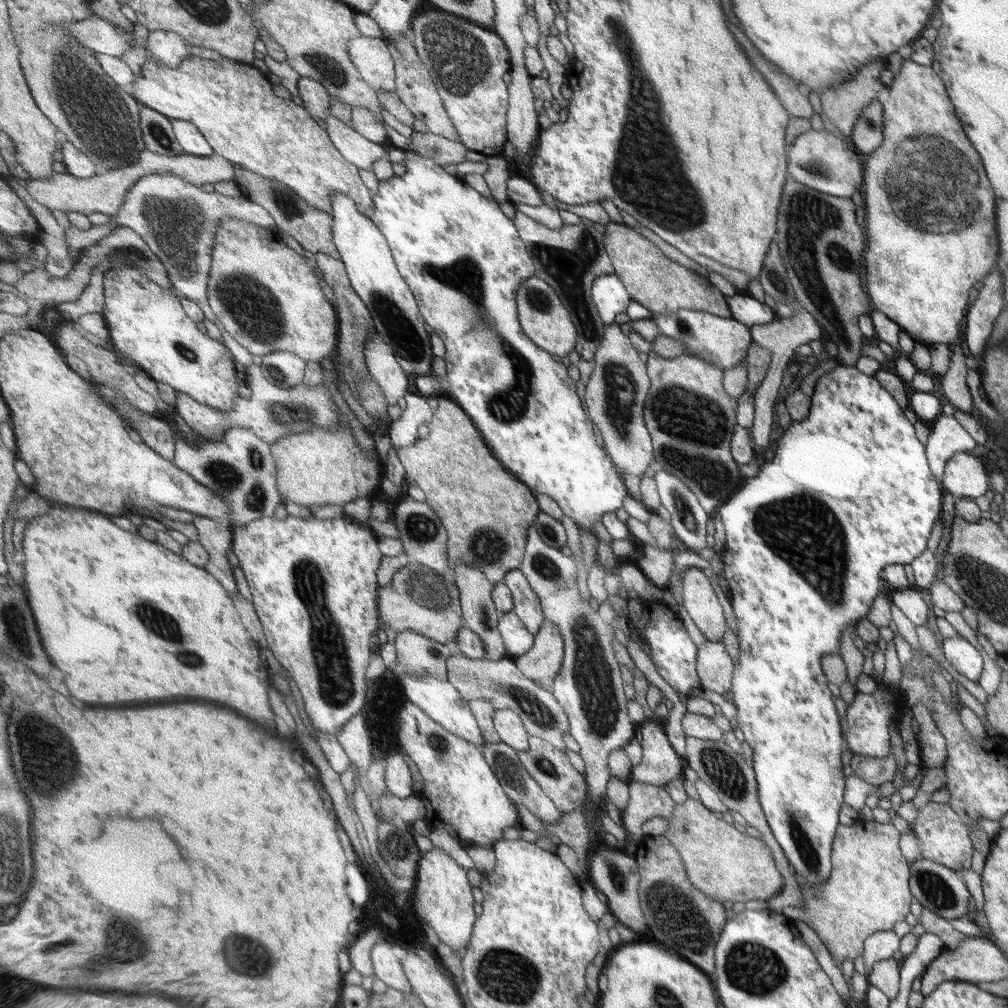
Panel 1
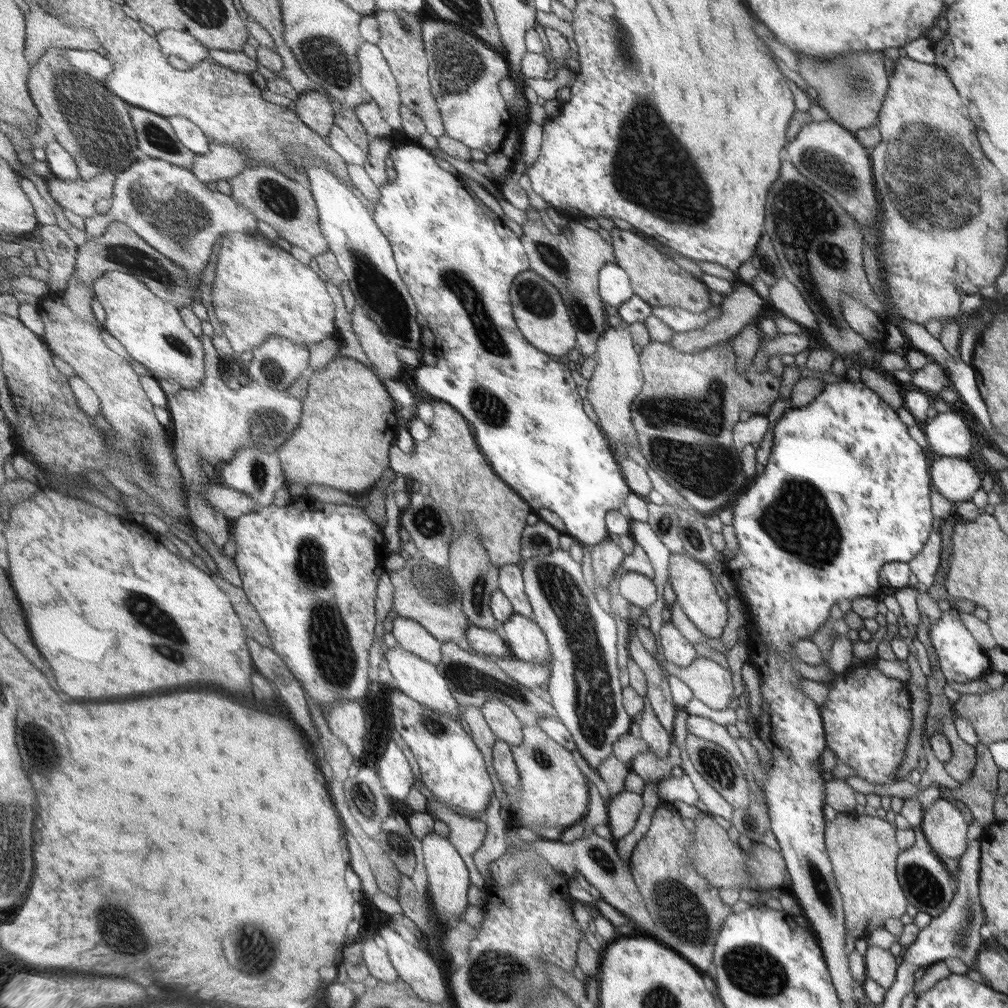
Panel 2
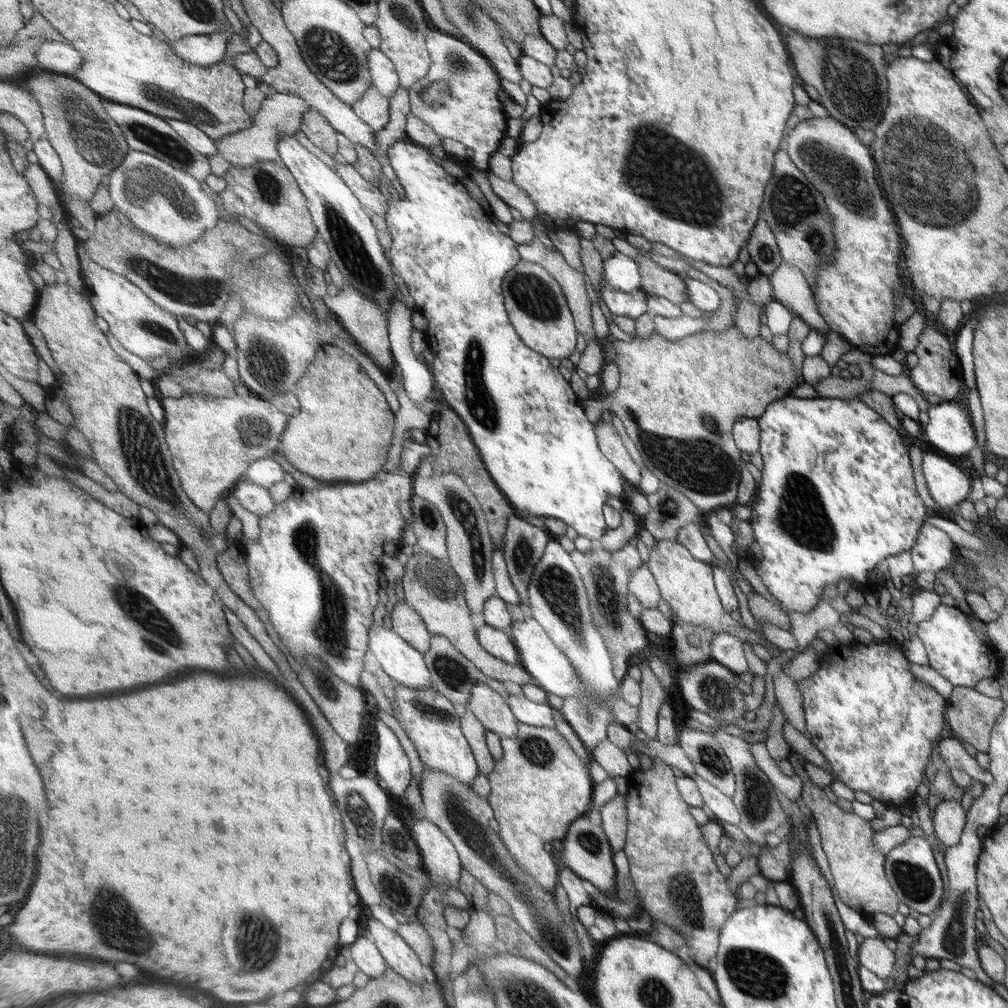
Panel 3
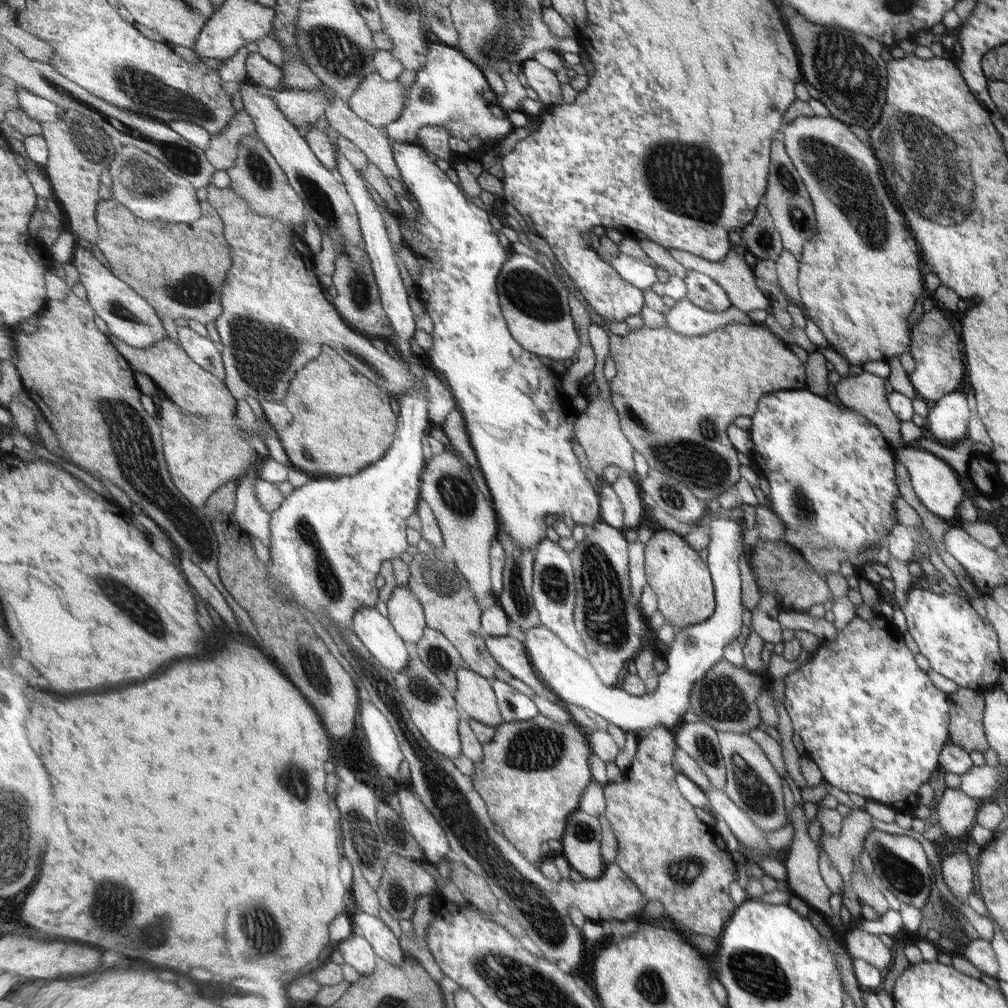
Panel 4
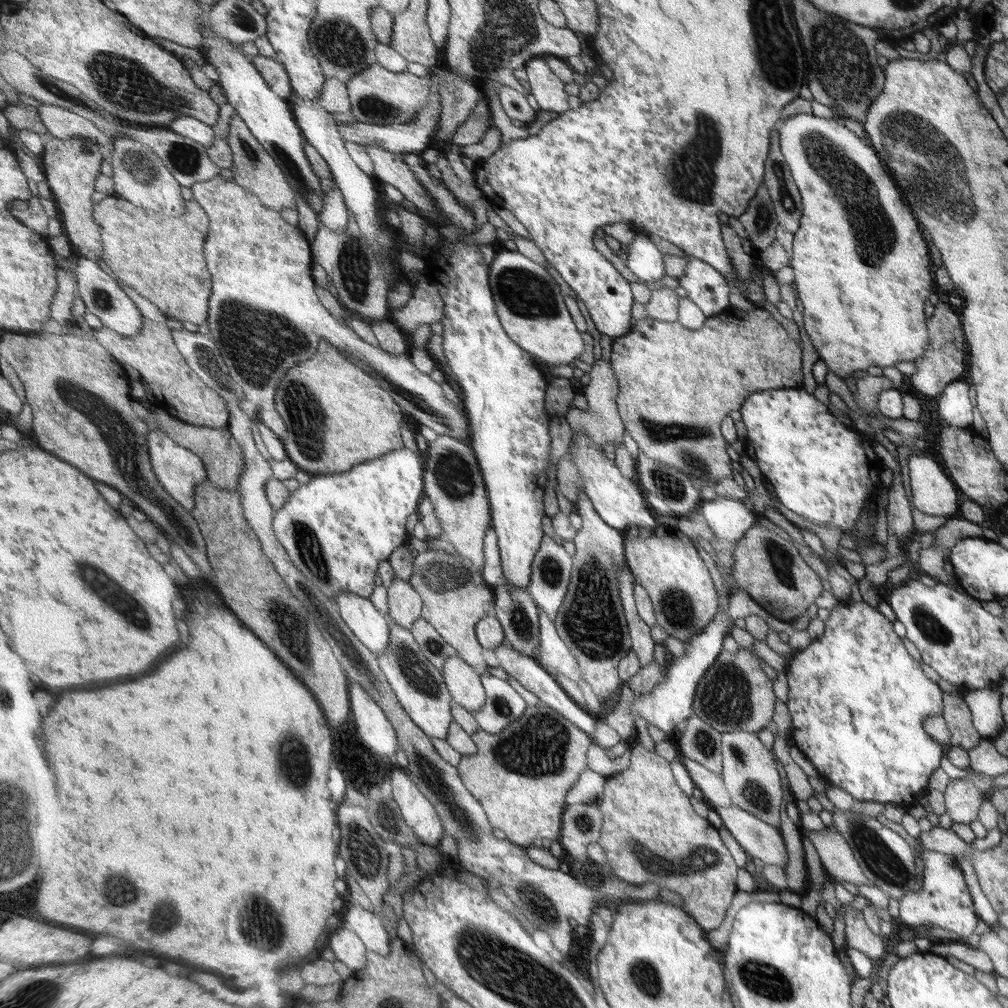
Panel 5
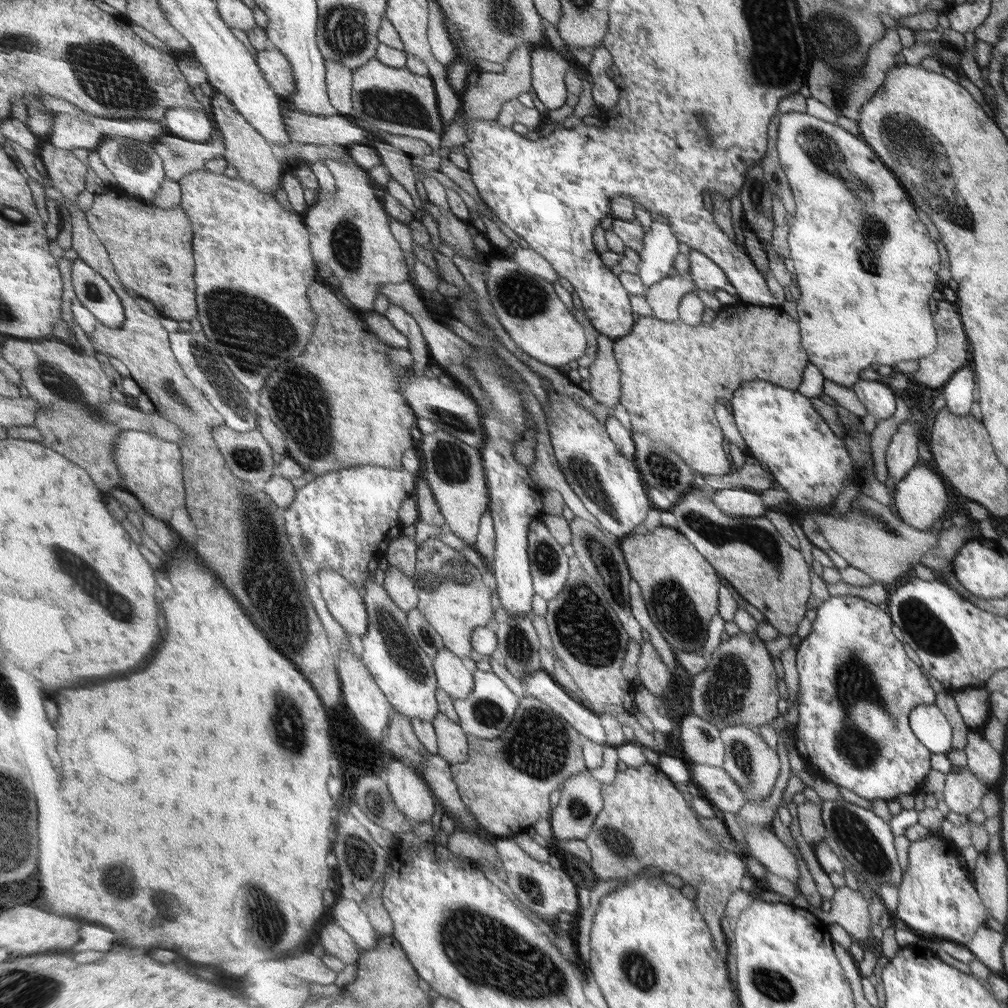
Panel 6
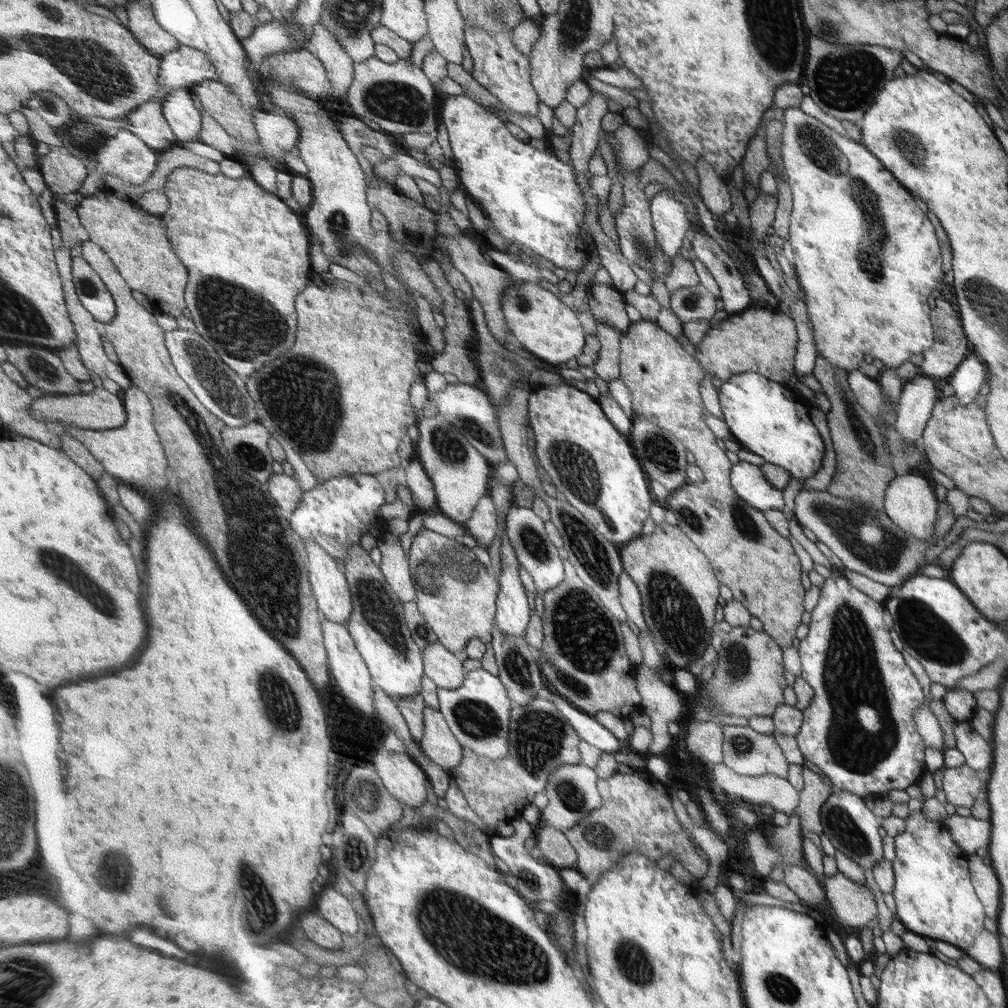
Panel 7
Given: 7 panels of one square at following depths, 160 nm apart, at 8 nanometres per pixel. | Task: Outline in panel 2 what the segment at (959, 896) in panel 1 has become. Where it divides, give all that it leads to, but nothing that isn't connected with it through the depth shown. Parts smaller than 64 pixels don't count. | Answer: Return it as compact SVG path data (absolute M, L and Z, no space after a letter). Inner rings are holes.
M917 828L913 832L915 832L915 842L909 848L898 852L898 883L902 887L902 893L905 895L906 901L915 910L925 912L930 917L936 917L950 904L951 897L953 897L954 892L953 888L951 888L951 874L945 867L940 866L939 859L928 845L923 834L919 834Z

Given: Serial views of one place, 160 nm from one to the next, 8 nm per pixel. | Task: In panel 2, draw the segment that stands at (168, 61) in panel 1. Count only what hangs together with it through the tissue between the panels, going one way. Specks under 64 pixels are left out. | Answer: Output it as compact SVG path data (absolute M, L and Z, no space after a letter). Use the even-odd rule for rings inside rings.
M167 29L156 34L163 54L177 56L183 59L190 67L209 58L209 49L191 34L175 29Z

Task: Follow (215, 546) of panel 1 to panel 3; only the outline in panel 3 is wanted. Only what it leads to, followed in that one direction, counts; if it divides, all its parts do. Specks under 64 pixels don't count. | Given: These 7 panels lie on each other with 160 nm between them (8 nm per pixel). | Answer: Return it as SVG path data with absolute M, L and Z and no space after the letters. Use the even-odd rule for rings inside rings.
M252 391L247 399L238 395L225 398L212 394L184 395L180 399L163 397L161 405L164 409L166 439L174 455L174 467L186 493L205 514L210 514L219 497L230 493L245 478L253 463L278 452L289 418L275 409L267 399Z

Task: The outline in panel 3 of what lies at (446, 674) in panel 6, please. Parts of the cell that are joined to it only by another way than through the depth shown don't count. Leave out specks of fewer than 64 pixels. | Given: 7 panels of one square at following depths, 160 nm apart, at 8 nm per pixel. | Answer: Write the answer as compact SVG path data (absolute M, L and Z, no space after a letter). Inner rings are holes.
M478 682L469 699L469 710L499 737L517 738L518 718L505 698L488 683Z

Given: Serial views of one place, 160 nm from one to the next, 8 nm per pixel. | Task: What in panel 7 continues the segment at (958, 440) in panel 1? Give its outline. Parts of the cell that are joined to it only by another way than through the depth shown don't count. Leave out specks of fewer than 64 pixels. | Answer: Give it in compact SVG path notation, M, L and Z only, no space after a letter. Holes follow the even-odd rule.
M973 353L966 354L951 374L950 385L953 388L953 396L960 405L973 403L979 386L985 380L987 380L987 370L982 360Z

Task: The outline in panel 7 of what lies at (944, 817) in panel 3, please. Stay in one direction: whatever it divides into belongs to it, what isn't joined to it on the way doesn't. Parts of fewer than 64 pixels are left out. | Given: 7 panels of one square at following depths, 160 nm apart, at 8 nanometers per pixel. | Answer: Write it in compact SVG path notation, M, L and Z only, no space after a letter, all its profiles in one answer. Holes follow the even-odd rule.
M964 764L957 768L944 769L942 772L942 790L946 801L954 807L968 809L983 786L975 771Z

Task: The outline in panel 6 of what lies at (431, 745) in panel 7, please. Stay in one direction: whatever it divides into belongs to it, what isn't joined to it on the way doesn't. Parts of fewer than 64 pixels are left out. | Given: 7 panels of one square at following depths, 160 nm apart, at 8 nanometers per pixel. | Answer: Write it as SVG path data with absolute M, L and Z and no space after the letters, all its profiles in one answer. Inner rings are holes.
M441 712L434 718L440 757L447 762L453 763L467 762L469 760L469 743L467 733L463 731L461 725Z

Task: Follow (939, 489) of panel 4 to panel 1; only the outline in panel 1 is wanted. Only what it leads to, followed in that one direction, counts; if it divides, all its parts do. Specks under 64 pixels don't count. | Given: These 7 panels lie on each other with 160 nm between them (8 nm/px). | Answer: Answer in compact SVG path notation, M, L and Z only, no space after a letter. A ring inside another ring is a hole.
M955 453L945 464L940 482L952 497L974 500L987 488L987 476L981 461L967 453Z

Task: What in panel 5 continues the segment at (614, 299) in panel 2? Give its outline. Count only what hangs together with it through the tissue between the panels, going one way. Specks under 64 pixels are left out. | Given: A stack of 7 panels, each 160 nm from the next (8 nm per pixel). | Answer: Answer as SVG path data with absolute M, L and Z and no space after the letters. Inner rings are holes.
M639 232L629 248L629 254L624 256L625 266L639 280L648 283L665 278L666 264L663 252L647 234Z

